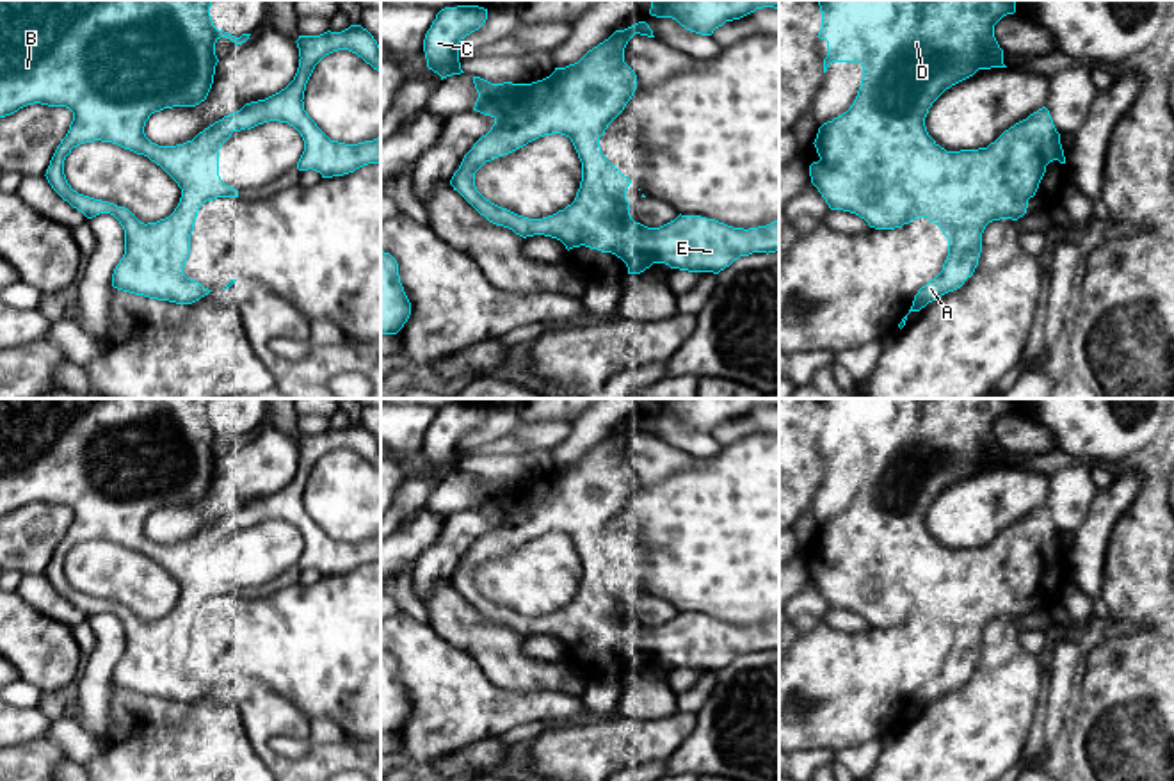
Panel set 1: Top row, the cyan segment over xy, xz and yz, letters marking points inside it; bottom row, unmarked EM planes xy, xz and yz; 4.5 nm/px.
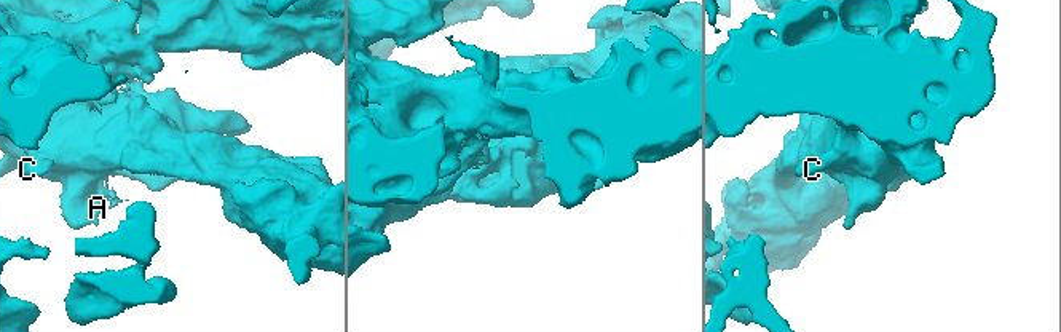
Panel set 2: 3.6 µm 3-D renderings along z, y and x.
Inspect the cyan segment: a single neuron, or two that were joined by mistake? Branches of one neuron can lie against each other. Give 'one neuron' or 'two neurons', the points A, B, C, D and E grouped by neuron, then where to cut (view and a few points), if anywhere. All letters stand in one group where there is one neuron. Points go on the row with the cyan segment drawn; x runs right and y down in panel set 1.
one neuron; groups A B C D E; cut none

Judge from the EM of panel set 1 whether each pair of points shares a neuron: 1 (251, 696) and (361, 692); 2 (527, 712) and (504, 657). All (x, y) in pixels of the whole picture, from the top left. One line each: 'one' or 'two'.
1: two
2: two

